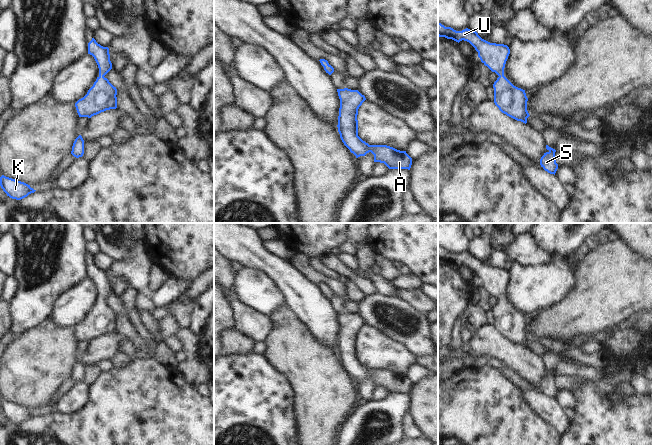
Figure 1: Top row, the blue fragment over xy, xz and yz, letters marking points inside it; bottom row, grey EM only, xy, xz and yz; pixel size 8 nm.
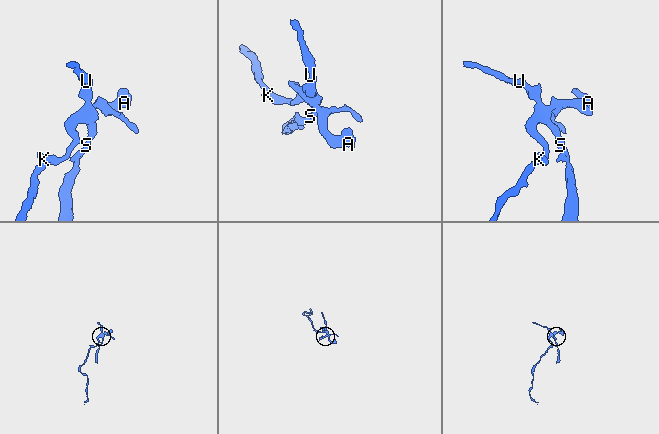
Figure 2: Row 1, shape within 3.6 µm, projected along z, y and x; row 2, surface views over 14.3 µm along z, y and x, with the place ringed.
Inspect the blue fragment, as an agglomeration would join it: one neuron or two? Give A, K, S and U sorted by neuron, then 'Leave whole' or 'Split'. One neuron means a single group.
Groups: A K S U. Leave whole.

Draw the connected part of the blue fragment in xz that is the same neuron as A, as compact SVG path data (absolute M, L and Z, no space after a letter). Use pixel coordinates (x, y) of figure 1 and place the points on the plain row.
M337 313L340 323L338 356L344 369L356 382L371 376L374 386L384 387L389 393L408 393L412 382L406 375L400 375L387 369L369 369L358 360L358 333L366 324L358 314Z

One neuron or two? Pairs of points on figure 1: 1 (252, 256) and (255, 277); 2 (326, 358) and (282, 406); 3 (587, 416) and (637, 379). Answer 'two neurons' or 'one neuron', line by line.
1: two neurons
2: two neurons
3: one neuron

